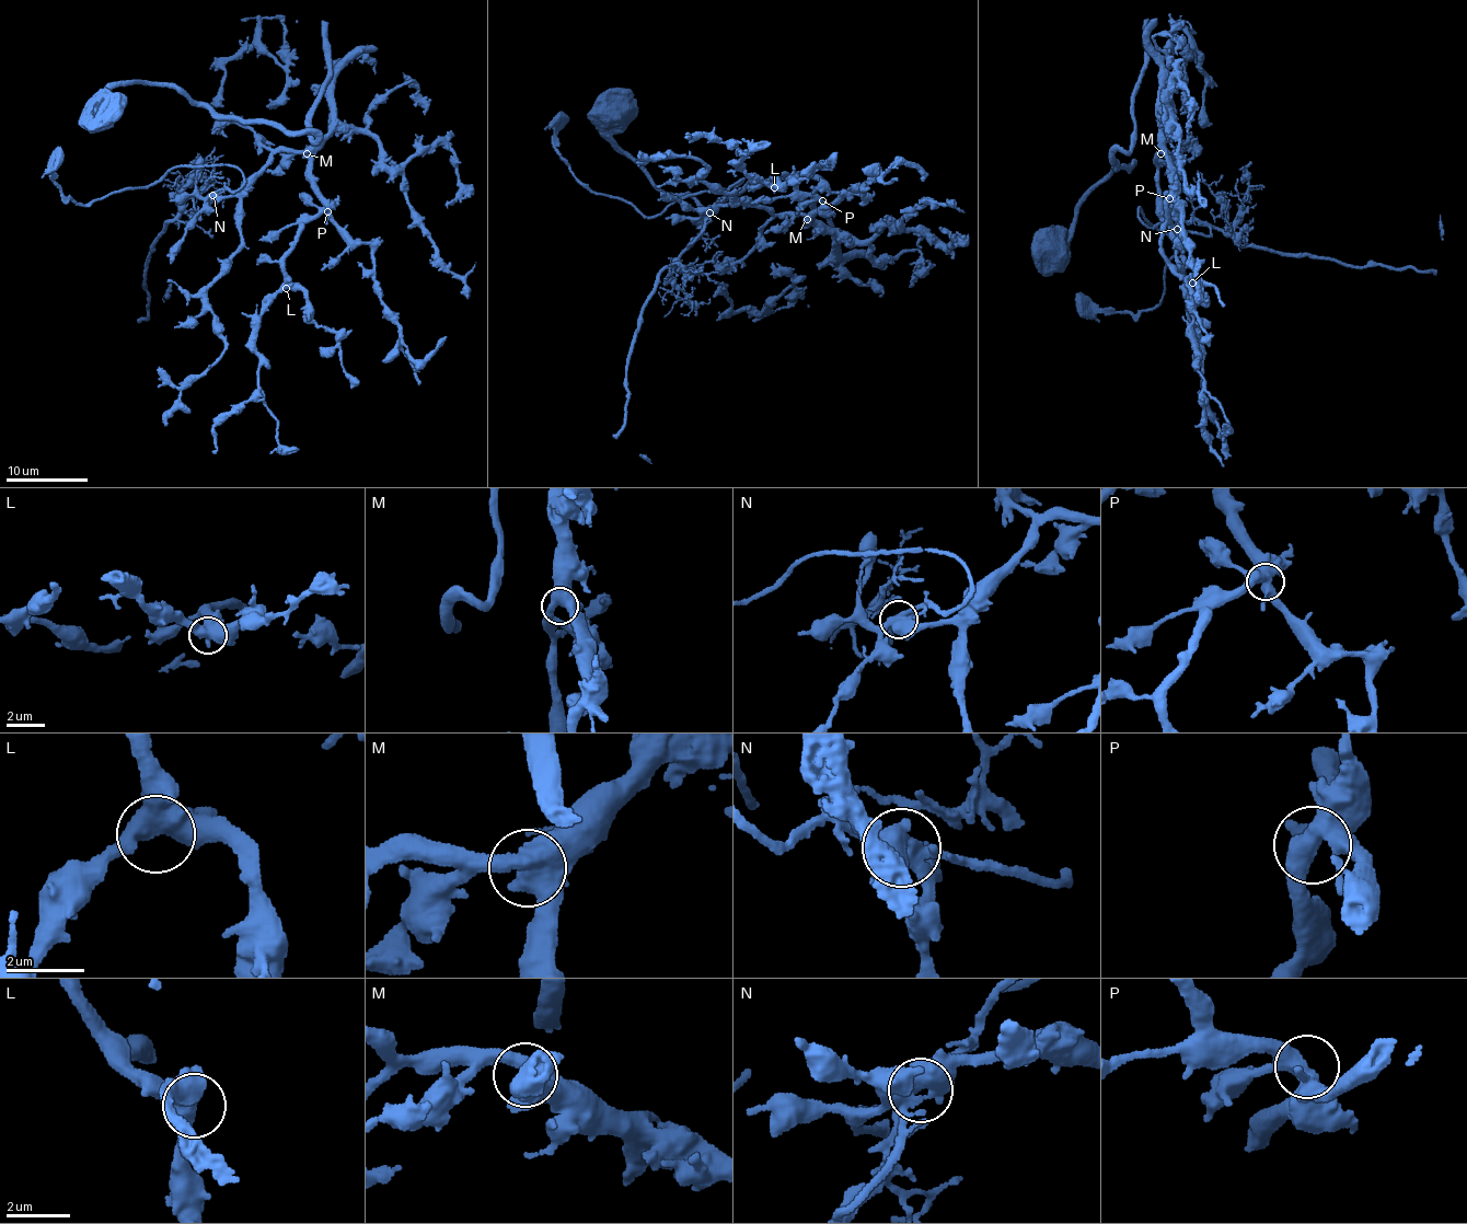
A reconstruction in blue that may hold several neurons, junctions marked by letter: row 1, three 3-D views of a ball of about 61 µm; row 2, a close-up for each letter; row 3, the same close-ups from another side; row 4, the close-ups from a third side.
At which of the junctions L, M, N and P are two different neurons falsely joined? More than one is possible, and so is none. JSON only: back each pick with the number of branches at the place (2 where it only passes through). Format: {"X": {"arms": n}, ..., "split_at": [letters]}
{"N": {"arms": 5}, "split_at": ["N"]}

